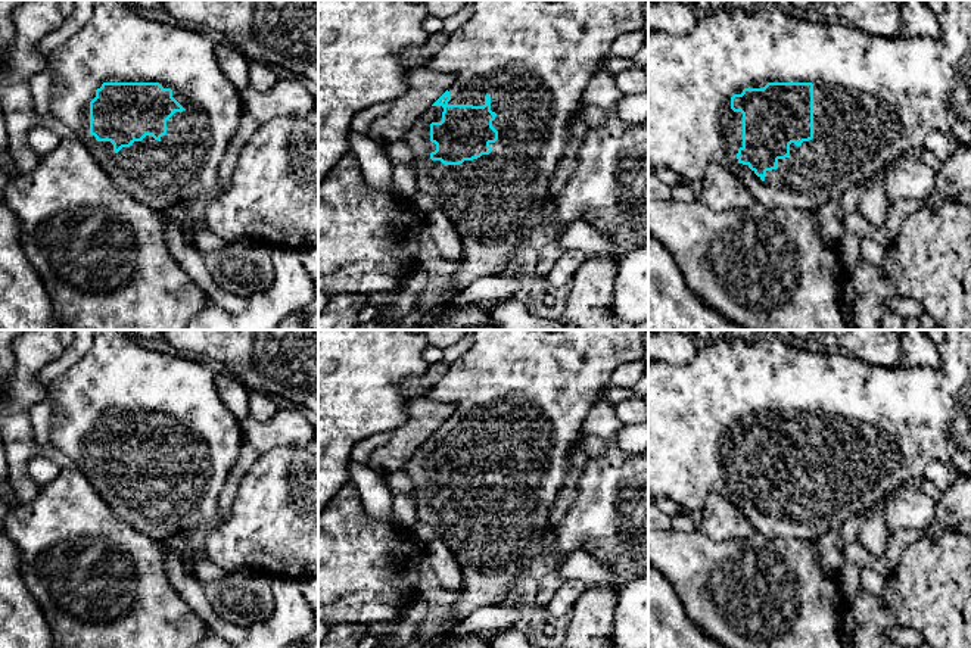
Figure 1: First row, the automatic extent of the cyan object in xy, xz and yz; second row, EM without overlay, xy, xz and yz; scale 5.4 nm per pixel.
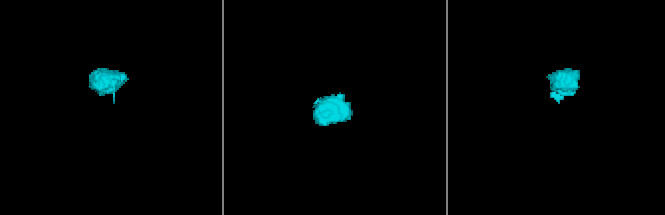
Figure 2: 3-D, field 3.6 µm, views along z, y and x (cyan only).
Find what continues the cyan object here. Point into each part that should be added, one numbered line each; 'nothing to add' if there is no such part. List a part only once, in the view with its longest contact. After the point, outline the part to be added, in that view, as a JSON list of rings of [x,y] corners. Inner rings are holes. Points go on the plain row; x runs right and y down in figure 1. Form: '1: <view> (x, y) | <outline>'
1: yz (875, 429) | [[[946,330],[946,337],[944,340],[939,345],[939,352],[940,352],[940,367],[939,368],[928,368],[928,367],[878,367],[878,365],[871,365],[868,362],[862,362],[856,356],[852,355],[844,355],[838,351],[828,351],[827,353],[815,353],[810,351],[806,351],[797,345],[794,345],[791,340],[782,340],[782,339],[774,339],[774,337],[763,337],[762,340],[749,340],[744,337],[723,337],[719,339],[718,342],[712,345],[701,345],[698,343],[697,353],[695,356],[684,364],[670,364],[665,361],[657,361],[657,359],[648,359],[648,495],[651,499],[659,498],[659,496],[666,496],[681,507],[687,508],[688,511],[694,510],[703,510],[703,502],[707,495],[710,493],[719,493],[725,499],[728,499],[731,504],[734,504],[743,514],[744,517],[750,521],[753,526],[754,532],[762,533],[766,539],[775,539],[775,538],[796,538],[796,539],[806,539],[806,540],[815,540],[819,536],[828,533],[834,527],[840,527],[847,518],[858,515],[860,513],[872,510],[872,507],[880,502],[883,498],[888,496],[896,487],[903,486],[905,483],[912,483],[915,480],[922,480],[925,470],[930,462],[933,461],[940,461],[943,464],[952,464],[956,474],[964,474],[971,477],[971,330]],[[768,412],[812,412],[813,414],[813,468],[809,471],[803,471],[800,476],[796,476],[794,473],[790,474],[790,485],[785,489],[778,489],[778,495],[772,501],[766,501],[766,507],[762,511],[760,507],[754,504],[749,498],[749,495],[743,495],[737,489],[738,479],[743,477],[743,443],[741,442],[734,442],[731,439],[731,427],[734,424],[741,424],[744,418],[763,418]]]

